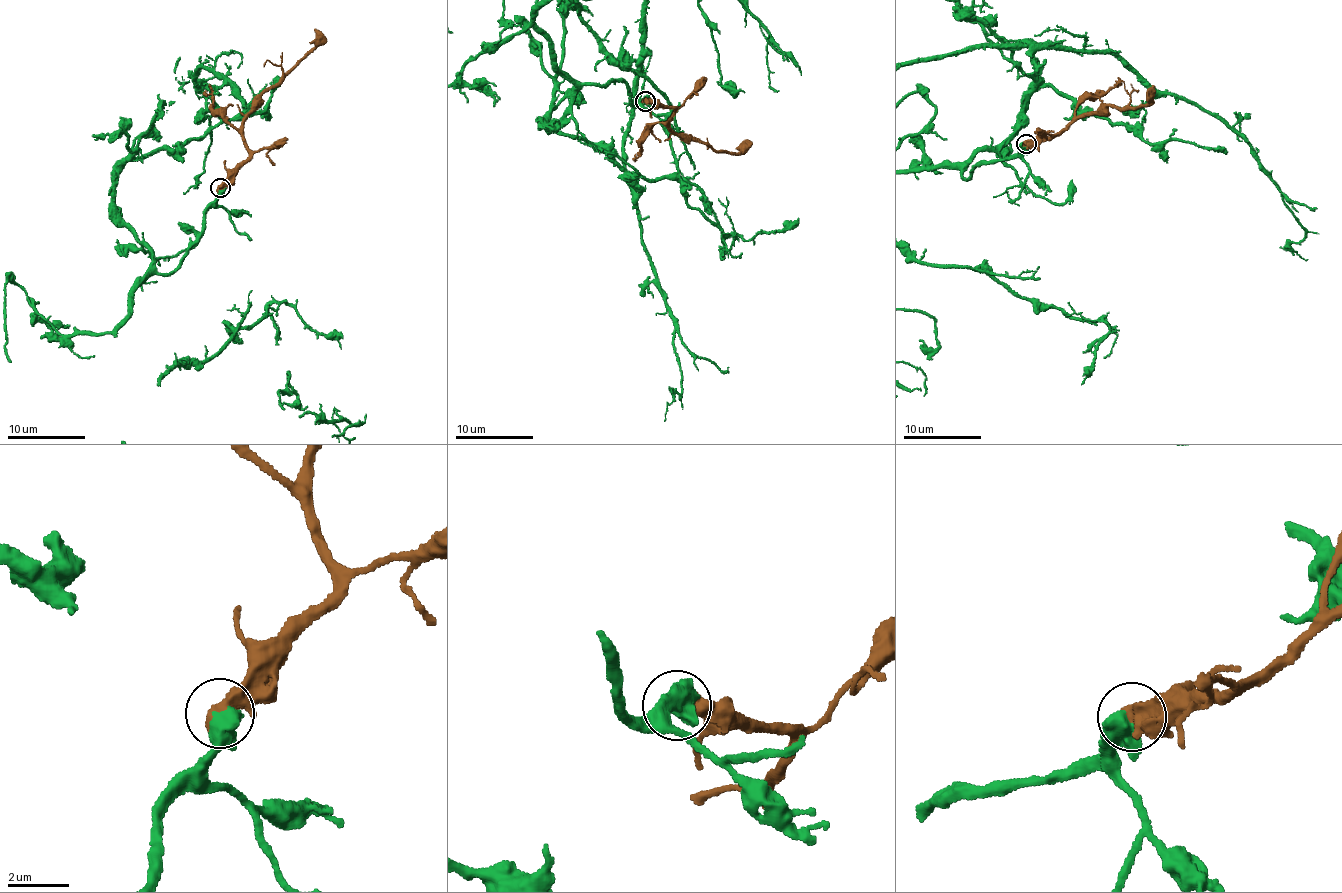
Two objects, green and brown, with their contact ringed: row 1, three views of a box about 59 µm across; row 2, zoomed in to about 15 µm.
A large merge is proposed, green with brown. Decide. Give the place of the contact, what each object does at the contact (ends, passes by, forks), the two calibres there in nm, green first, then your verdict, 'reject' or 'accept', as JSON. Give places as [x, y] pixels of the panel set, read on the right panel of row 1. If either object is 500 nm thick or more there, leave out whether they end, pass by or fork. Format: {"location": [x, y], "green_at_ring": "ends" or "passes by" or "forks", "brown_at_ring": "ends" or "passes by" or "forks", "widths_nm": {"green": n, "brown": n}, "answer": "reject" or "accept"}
{"location": [1026, 143], "widths_nm": {"green": 550, "brown": 400}, "answer": "accept"}

